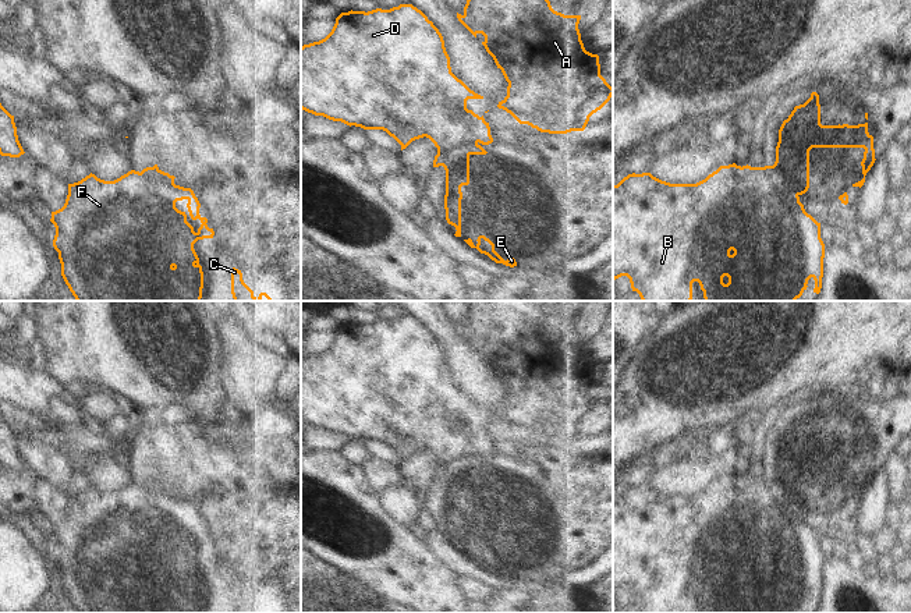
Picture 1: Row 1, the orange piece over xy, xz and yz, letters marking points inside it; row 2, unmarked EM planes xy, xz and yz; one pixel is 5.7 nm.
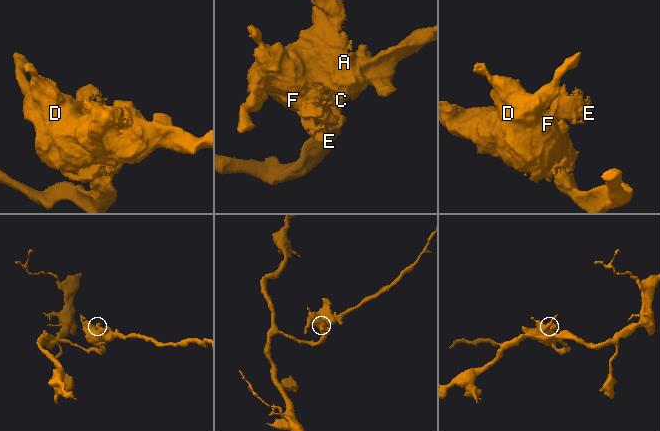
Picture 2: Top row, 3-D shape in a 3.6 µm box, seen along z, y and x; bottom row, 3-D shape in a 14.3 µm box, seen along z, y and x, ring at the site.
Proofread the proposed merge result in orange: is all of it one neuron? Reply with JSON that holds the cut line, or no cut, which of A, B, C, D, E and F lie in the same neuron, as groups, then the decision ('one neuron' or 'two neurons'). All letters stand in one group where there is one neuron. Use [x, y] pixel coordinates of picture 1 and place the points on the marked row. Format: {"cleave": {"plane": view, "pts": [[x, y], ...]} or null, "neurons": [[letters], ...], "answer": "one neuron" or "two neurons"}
{"cleave": {"plane": "yz", "pts": [[764, 167], [769, 176], [777, 170], [779, 192], [798, 201]]}, "neurons": [["A", "B", "C", "D", "F"], ["E"]], "answer": "two neurons"}

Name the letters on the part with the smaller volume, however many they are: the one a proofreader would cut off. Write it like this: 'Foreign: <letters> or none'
Foreign: E

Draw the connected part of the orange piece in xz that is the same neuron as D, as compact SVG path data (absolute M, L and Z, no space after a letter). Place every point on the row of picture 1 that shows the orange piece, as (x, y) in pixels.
M412 4L390 10L348 11L336 18L332 32L322 40L301 47L301 109L315 116L364 130L383 130L405 149L412 141L429 138L437 155L446 152L449 163L469 157L461 143L493 142L489 123L467 109L468 99L483 99L458 79L450 67L450 57L439 29Z

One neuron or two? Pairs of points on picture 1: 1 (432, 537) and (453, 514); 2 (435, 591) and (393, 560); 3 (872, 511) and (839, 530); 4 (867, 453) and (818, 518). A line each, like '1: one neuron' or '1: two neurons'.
1: two neurons
2: one neuron
3: one neuron
4: one neuron

